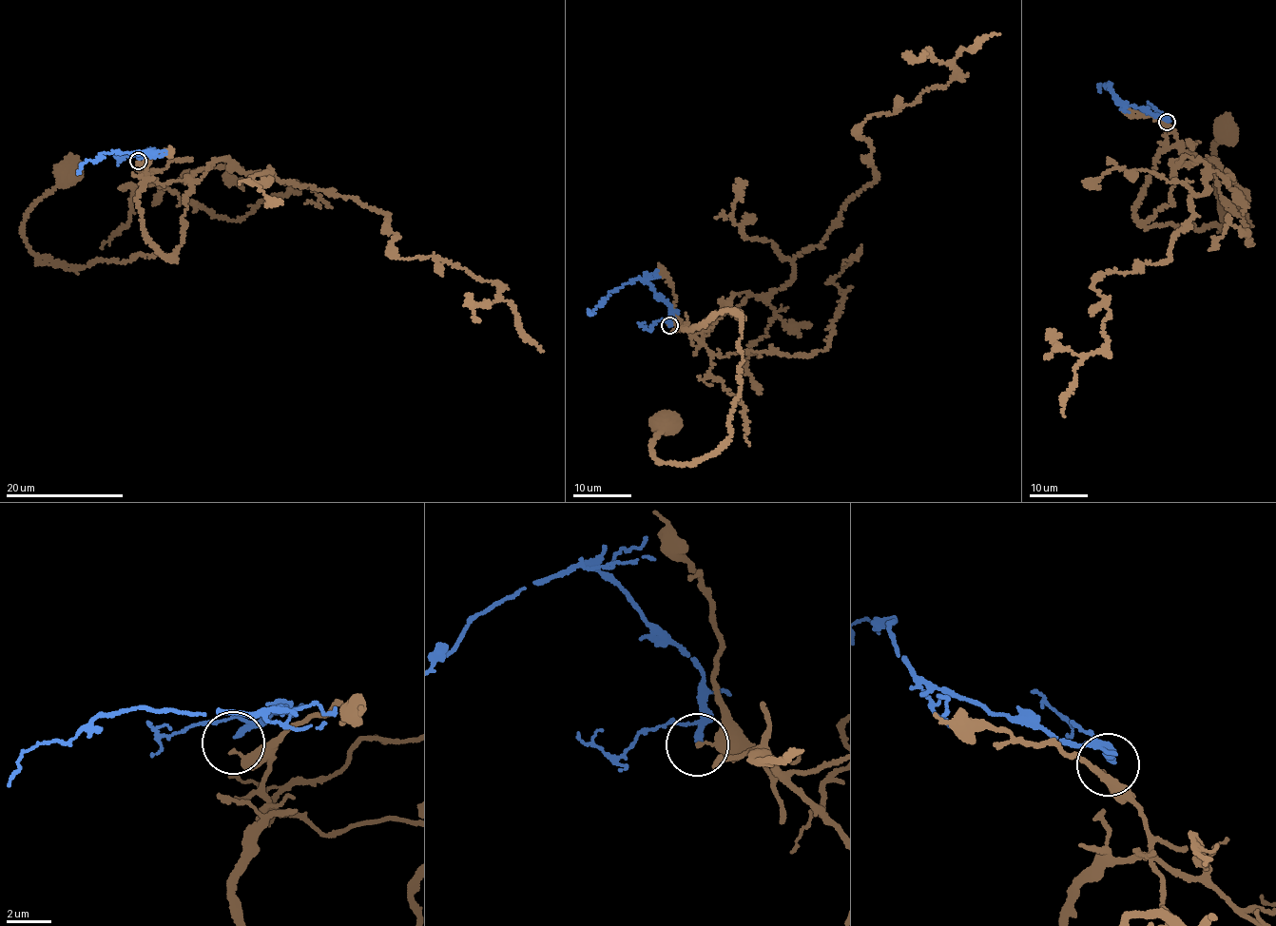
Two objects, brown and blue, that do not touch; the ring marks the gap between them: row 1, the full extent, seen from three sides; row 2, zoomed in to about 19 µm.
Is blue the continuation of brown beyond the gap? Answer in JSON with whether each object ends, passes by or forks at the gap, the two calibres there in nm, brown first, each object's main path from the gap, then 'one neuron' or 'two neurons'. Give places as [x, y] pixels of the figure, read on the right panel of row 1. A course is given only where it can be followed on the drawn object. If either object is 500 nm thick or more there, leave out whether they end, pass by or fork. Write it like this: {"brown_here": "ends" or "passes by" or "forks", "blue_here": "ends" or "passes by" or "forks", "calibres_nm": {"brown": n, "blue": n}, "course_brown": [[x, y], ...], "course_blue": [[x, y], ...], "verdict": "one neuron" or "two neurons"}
{"brown_here": "ends", "blue_here": "ends", "calibres_nm": {"brown": 180, "blue": 280}, "course_brown": [[1166, 124], [1177, 144], [1157, 158], [1138, 198], [1134, 215], [1142, 226], [1223, 229], [1214, 144], [1226, 131]], "course_blue": [[1166, 121], [1165, 117], [1158, 118], [1113, 97], [1110, 84], [1100, 86], [1099, 90]], "verdict": "two neurons"}

